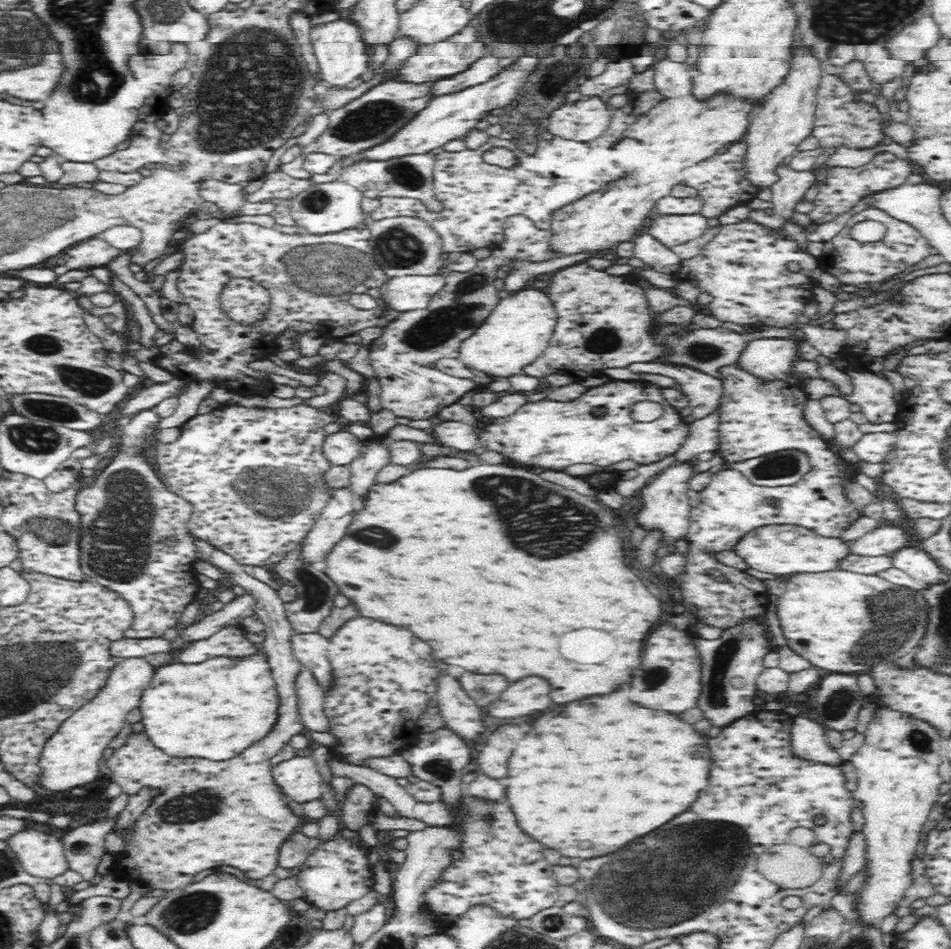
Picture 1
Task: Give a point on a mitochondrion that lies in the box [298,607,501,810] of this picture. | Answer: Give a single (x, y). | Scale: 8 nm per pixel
(440, 768)

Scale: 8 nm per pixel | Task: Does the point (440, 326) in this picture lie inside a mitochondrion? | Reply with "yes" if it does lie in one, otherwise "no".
yes

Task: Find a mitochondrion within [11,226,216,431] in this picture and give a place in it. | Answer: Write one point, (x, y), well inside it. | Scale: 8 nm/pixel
(90, 383)

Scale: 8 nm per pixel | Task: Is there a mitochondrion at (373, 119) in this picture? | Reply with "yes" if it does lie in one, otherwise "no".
yes

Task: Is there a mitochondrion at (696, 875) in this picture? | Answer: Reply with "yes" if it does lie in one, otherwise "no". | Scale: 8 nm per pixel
yes

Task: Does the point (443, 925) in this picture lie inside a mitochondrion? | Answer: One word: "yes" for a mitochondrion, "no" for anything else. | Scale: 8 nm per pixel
no

